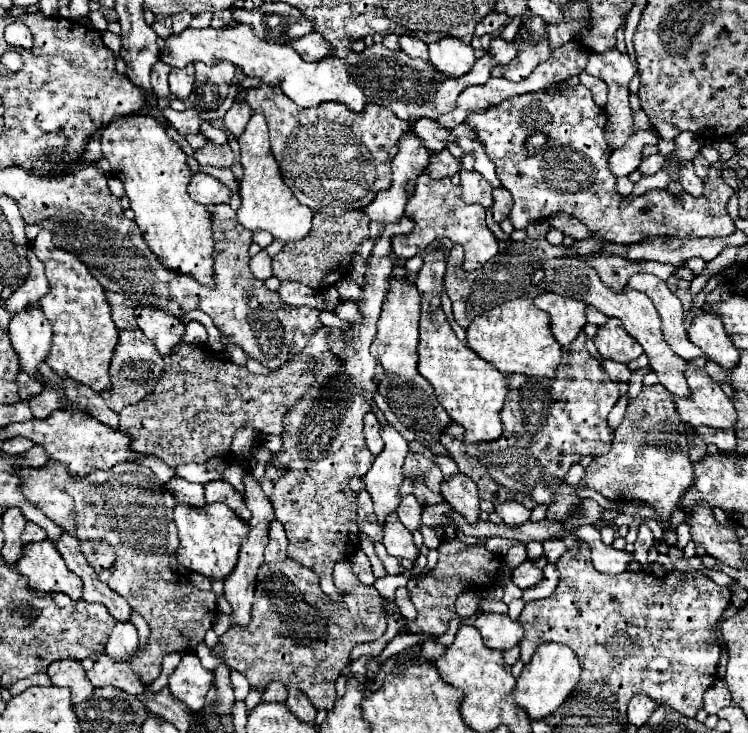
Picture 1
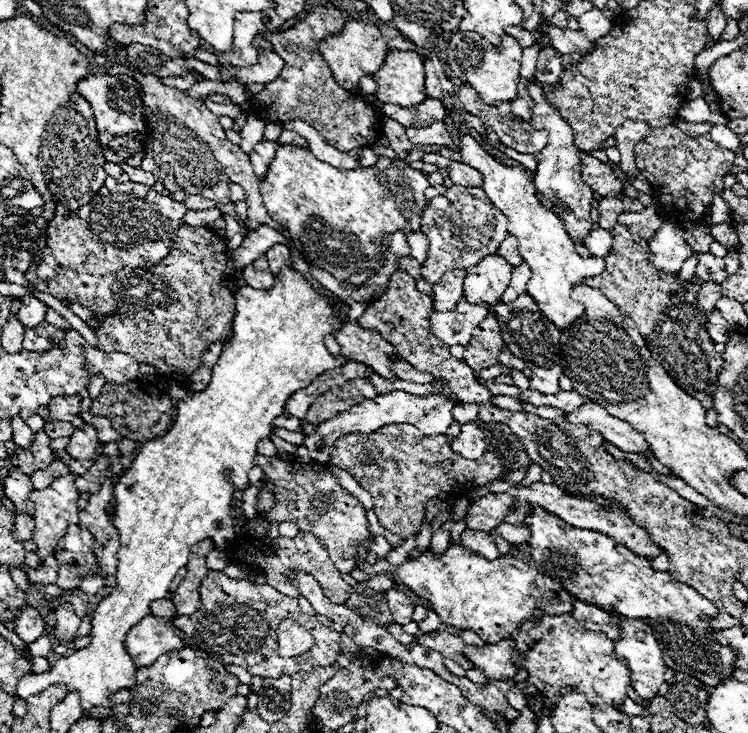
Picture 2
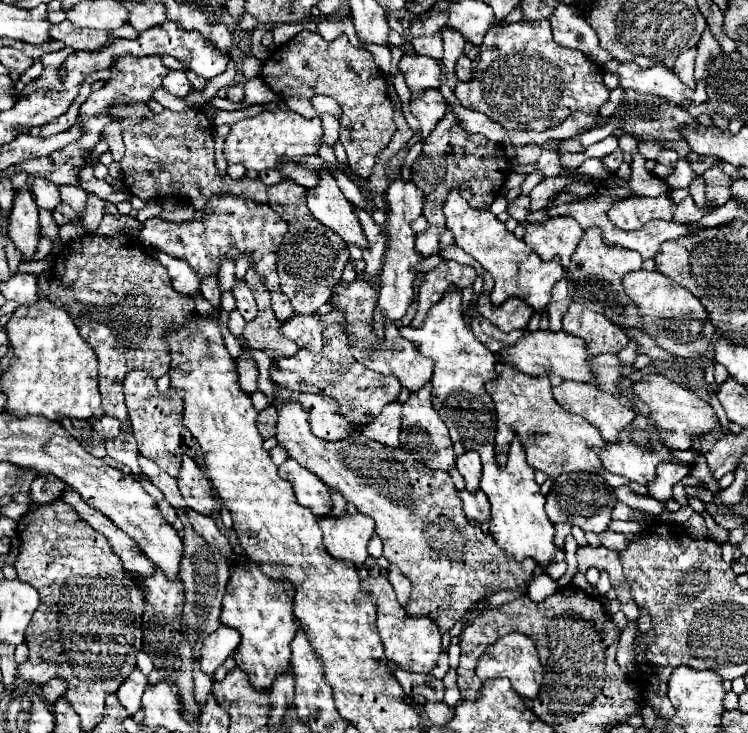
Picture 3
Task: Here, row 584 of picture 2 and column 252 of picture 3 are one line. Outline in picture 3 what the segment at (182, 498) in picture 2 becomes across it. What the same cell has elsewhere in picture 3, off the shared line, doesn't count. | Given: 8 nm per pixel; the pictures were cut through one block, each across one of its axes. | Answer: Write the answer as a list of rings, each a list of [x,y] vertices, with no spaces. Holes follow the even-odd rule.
[[[278,108],[274,112],[264,110],[252,118],[236,122],[230,128],[230,134],[224,142],[224,156],[230,164],[244,164],[246,170],[260,172],[266,168],[274,168],[280,156],[296,158],[296,156],[316,154],[320,138],[322,138],[322,126],[318,116],[306,120],[288,108]]]

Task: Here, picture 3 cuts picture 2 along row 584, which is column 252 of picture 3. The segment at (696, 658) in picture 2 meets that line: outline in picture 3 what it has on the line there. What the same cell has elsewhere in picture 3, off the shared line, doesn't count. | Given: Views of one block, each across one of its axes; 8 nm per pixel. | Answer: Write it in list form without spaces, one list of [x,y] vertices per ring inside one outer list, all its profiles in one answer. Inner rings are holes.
[[[244,554],[236,556],[222,602],[220,622],[242,634],[234,660],[242,672],[248,672],[248,680],[258,692],[270,692],[272,680],[276,680],[278,674],[290,672],[290,642],[298,632],[298,622],[294,618],[294,586],[268,578]]]

